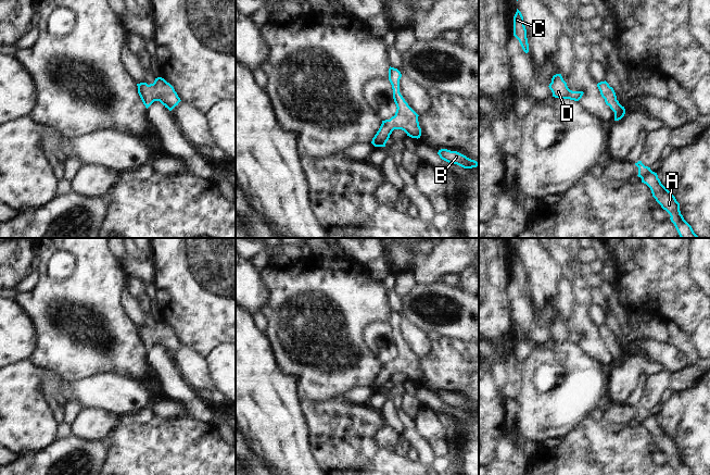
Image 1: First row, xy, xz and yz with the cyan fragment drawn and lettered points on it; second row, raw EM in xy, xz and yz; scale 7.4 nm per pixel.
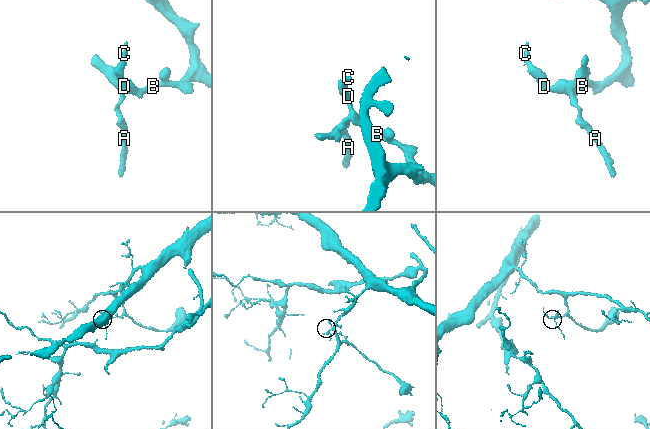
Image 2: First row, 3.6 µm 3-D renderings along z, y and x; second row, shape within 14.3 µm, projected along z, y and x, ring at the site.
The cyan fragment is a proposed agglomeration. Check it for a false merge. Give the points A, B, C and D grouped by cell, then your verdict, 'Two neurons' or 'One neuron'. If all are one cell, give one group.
Groups: A B C D. One neuron

